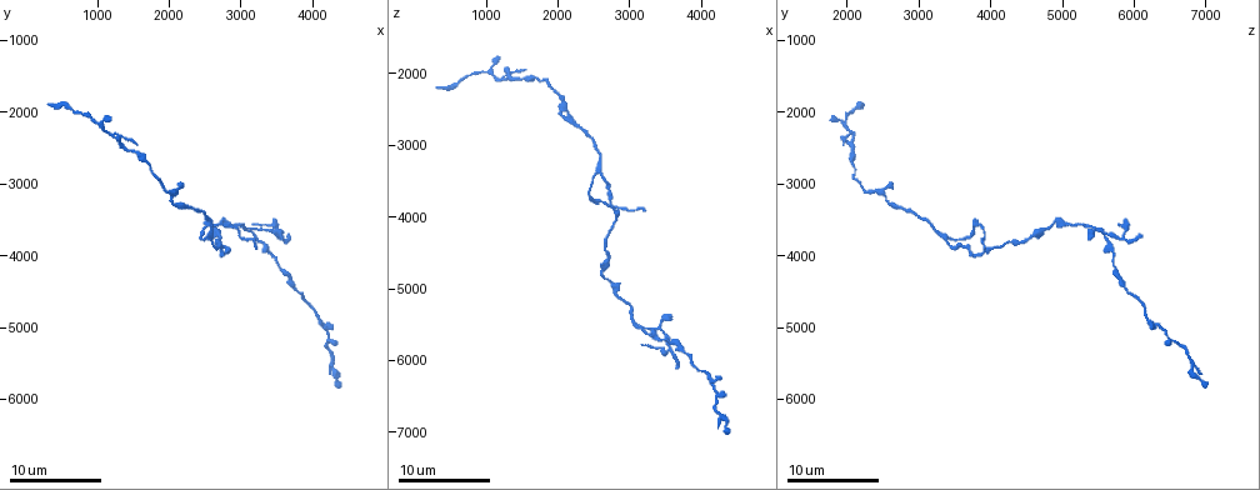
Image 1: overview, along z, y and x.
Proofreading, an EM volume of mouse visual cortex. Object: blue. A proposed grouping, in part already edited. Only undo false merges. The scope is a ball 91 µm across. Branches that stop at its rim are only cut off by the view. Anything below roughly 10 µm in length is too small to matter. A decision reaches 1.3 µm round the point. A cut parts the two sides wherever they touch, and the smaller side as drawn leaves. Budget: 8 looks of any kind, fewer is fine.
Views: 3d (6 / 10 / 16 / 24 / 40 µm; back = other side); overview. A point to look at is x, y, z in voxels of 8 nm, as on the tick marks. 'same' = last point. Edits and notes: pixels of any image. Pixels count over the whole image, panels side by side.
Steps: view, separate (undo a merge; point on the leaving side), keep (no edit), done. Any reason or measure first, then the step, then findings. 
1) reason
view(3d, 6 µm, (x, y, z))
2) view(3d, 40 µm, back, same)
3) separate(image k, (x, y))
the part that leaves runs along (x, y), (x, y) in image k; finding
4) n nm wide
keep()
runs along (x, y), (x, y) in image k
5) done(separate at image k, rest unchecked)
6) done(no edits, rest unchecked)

view(3d, 10 µm, (2700, 3850, 4150))

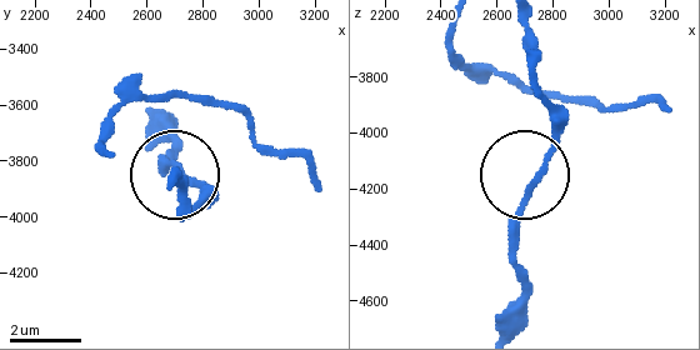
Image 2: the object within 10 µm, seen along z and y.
keep()
one neuron here

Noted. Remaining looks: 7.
view(3d, 16 µm, (4150, 5000, 6350))

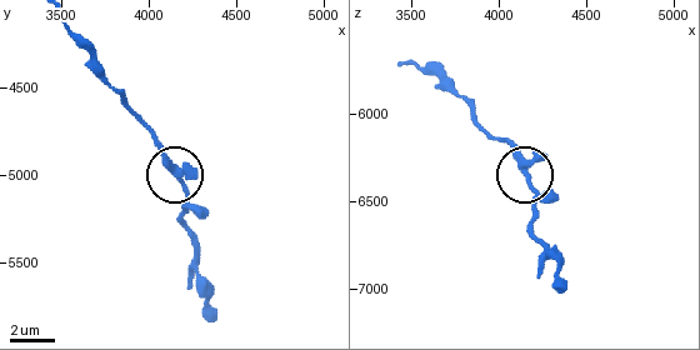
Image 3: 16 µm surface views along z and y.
3 arms
keep()
runs along (63, 21), (160, 150), (180, 184), (184, 209) in image 3; all the same neuron

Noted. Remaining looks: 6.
sudden change in width
view(3d, 6 µm, (2050, 3100, 2350))

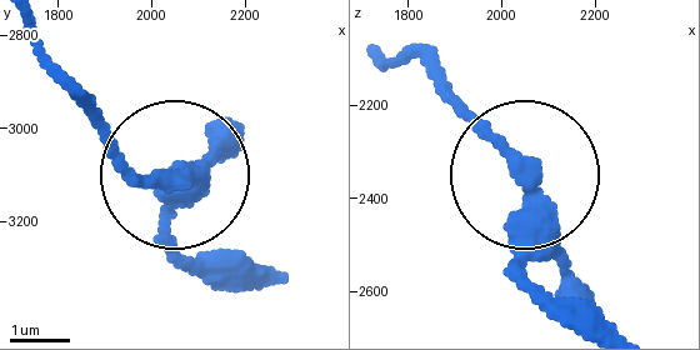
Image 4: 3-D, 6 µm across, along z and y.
keep()
runs along (574, 328), (529, 273), (524, 179), (415, 49) in image 4; one neuron here

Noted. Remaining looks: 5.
thin neck
view(3d, 6 µm, (1000, 2150, 2000))

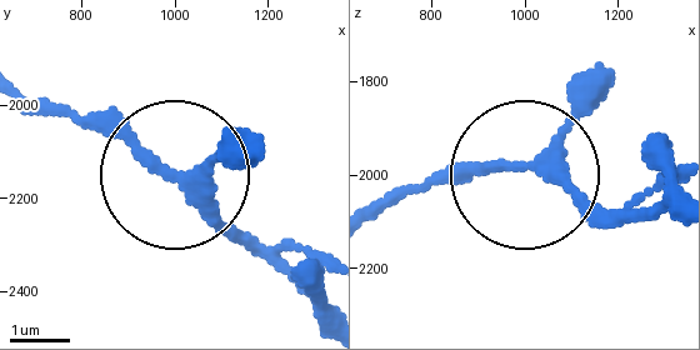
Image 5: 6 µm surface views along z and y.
view(3d, 6 µm, back, (975, 2150, 1975))

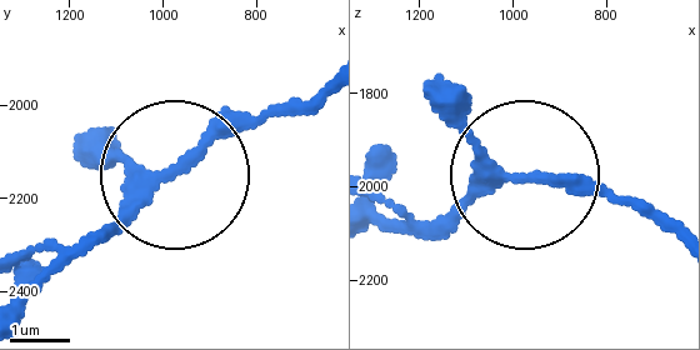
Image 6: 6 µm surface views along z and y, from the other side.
3 arms
keep()
runs along (26, 304), (161, 184), (290, 99) in image 6; continuous, no second neuron

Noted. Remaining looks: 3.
done(no edits, rest unchecked)

